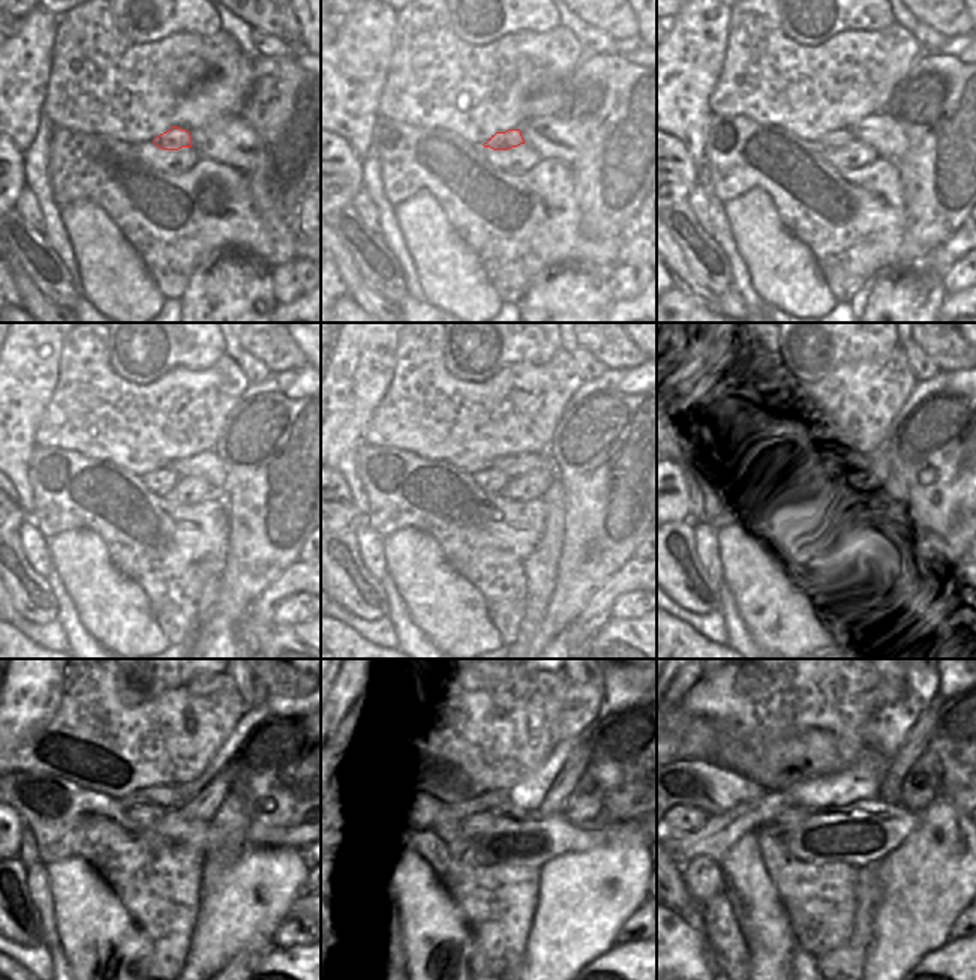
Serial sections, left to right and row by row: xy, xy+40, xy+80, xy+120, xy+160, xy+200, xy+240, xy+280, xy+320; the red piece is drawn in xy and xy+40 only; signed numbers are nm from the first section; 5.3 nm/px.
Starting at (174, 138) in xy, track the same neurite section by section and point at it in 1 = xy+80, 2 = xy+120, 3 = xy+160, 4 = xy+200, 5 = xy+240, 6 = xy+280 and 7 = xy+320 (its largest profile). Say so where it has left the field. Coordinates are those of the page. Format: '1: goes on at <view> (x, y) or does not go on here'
1: goes on at xy+80 (835, 140)
2: goes on at xy+120 (159, 480)
3: goes on at xy+160 (490, 480)
4: goes on at xy+200 (822, 482)
5: goes on at xy+240 (135, 818)
6: goes on at xy+280 (477, 820)
7: goes on at xy+320 (789, 821)

